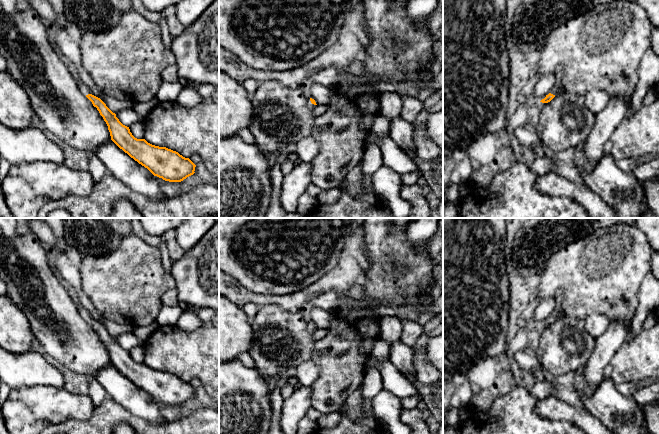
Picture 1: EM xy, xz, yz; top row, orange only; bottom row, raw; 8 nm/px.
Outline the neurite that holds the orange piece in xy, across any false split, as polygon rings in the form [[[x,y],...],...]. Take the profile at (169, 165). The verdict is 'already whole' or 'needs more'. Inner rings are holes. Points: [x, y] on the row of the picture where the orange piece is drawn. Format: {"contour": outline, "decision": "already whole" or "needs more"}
{"contour": [[[80,78],[76,83],[82,94],[92,102],[103,117],[111,140],[154,176],[169,182],[181,182],[195,173],[196,165],[189,158],[166,147],[152,145],[145,139],[135,138],[129,127],[123,125],[100,98],[92,95]]], "decision": "needs more"}

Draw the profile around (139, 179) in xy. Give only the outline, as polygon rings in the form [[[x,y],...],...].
[[[112,140],[97,147],[92,154],[95,154],[104,163],[108,173],[132,191],[156,201],[165,198],[156,177]]]

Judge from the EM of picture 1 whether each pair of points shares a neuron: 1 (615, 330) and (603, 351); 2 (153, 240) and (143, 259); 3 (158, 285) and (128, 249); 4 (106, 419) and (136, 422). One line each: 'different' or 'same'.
1: same
2: different
3: same
4: same

